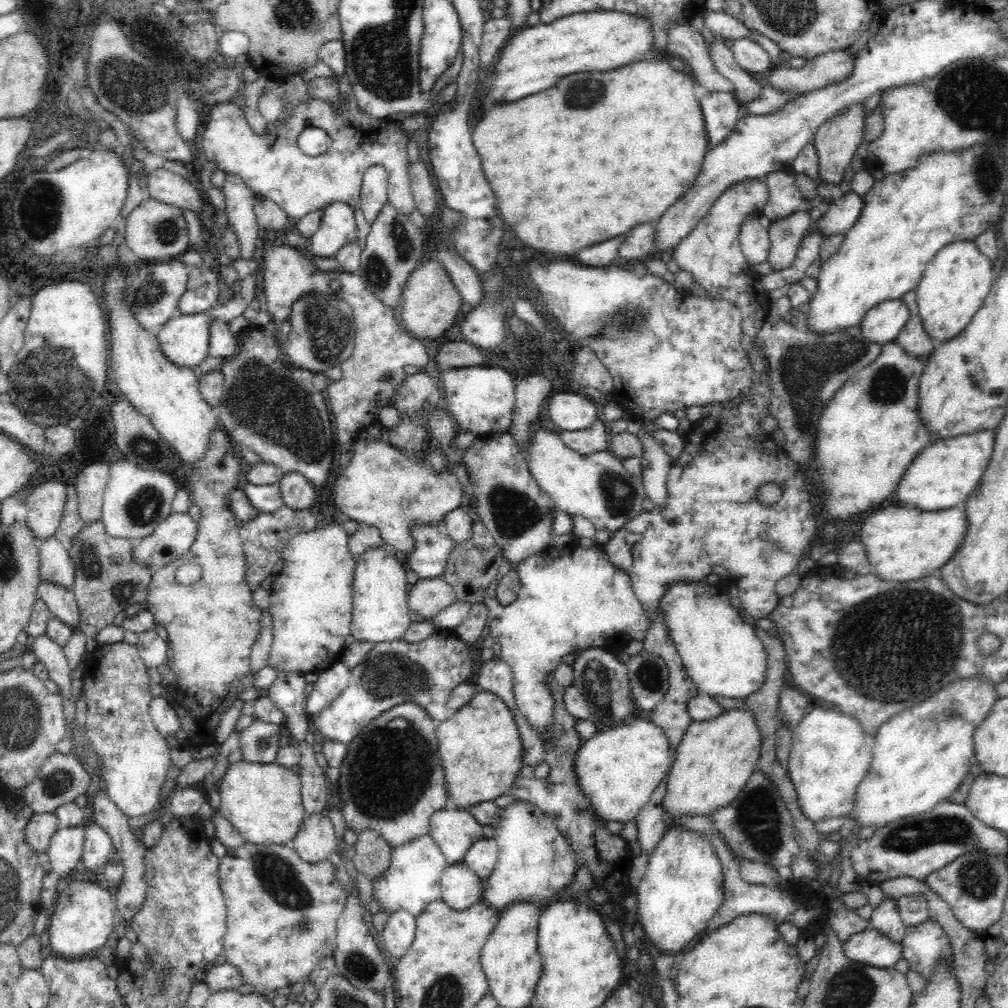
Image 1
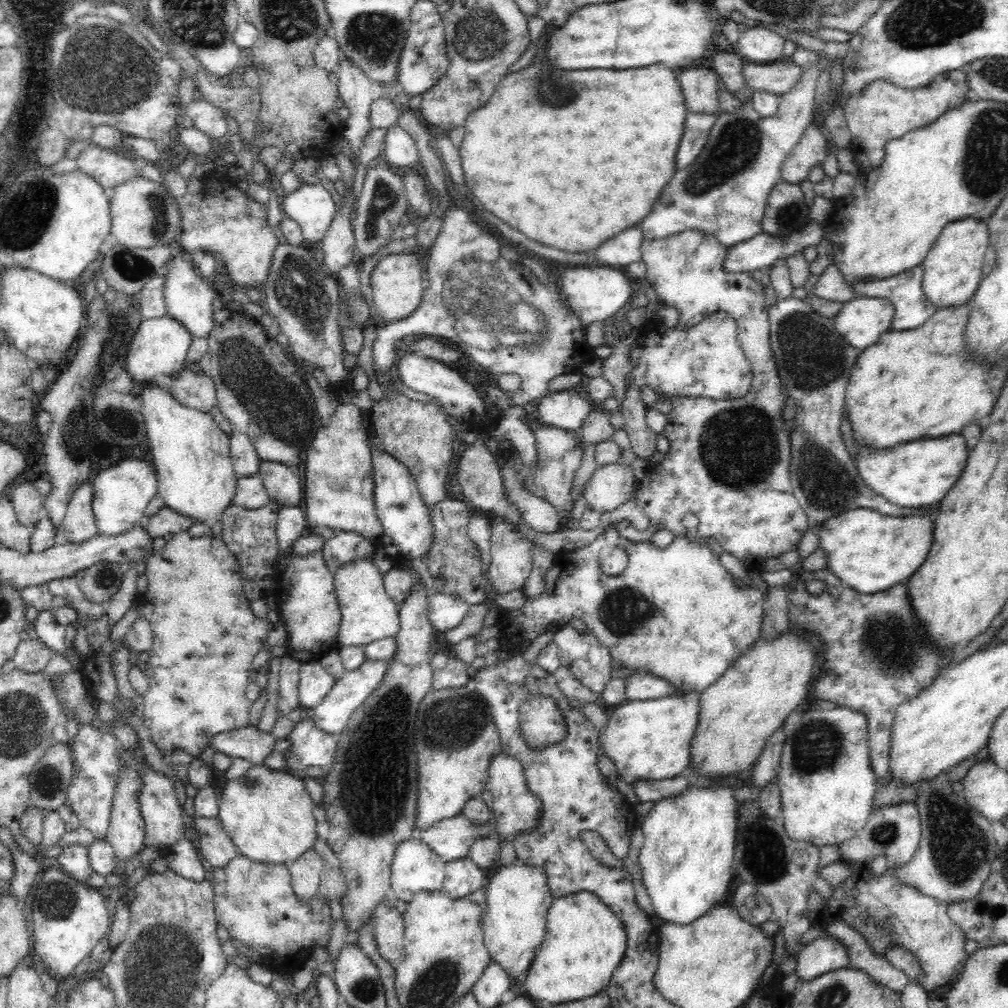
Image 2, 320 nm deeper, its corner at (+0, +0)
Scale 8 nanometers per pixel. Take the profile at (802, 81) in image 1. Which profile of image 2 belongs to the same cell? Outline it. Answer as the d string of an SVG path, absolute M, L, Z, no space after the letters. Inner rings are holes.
M789 59L775 64L745 61L742 64L743 81L752 89L783 95L802 76L802 67Z

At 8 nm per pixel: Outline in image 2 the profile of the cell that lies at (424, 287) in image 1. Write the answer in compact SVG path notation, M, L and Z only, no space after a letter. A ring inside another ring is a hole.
M410 251L386 255L378 261L369 274L372 288L371 303L378 321L396 322L416 310L424 292L424 286L422 286L424 268L423 262Z

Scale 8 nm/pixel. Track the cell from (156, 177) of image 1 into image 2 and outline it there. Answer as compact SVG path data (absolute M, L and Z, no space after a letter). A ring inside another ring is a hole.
M86 148L76 156L76 166L98 180L106 191L112 190L116 184L130 180L132 176L139 176L140 164L134 164L128 158L112 154L100 148Z

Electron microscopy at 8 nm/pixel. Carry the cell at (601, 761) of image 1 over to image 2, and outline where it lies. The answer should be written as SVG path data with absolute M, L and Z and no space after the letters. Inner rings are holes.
M679 690L656 698L625 700L610 712L608 724L602 729L601 750L616 765L617 774L629 785L634 780L672 778L686 773L691 766L691 742L699 721L699 693L696 690Z

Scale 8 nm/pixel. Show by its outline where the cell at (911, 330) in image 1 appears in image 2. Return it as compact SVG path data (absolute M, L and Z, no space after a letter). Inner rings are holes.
M918 264L910 270L900 272L896 276L890 276L890 278L884 278L878 280L877 278L864 278L864 280L858 280L858 282L852 282L850 284L850 290L854 293L855 297L872 297L888 299L894 305L894 316L890 324L892 331L899 330L912 330L912 328L918 328L922 326L930 316L932 316L937 309L934 306L922 290L923 283L923 266Z

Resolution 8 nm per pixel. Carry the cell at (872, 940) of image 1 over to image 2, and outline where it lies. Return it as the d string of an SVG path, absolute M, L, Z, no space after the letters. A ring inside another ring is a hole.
M816 937L810 943L804 944L795 959L797 966L794 974L798 982L815 979L825 972L850 967L844 945L830 937Z

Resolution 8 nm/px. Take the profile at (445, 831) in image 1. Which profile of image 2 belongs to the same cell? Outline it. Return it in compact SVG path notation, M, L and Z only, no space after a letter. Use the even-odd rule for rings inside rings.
M460 813L440 820L432 828L417 832L416 835L419 840L429 844L440 861L446 864L467 857L474 842L481 837L478 835L478 828L478 824Z

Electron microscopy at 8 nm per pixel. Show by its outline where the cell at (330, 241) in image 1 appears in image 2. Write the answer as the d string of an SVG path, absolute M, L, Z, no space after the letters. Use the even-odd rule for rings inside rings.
M305 183L283 196L283 216L300 225L305 245L316 248L331 225L336 206L332 196L320 183Z

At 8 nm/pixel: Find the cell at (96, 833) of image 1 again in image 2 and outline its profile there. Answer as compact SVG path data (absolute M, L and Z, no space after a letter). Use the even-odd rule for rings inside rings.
M66 846L56 857L62 870L77 882L94 889L105 889L104 875L96 874L89 864L88 850L82 846Z

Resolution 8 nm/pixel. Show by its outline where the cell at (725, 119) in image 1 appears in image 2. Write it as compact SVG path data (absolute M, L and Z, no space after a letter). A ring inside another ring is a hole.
M687 113L684 118L684 130L682 132L680 146L676 152L676 168L690 166L696 156L707 143L708 132L716 120L717 114Z

